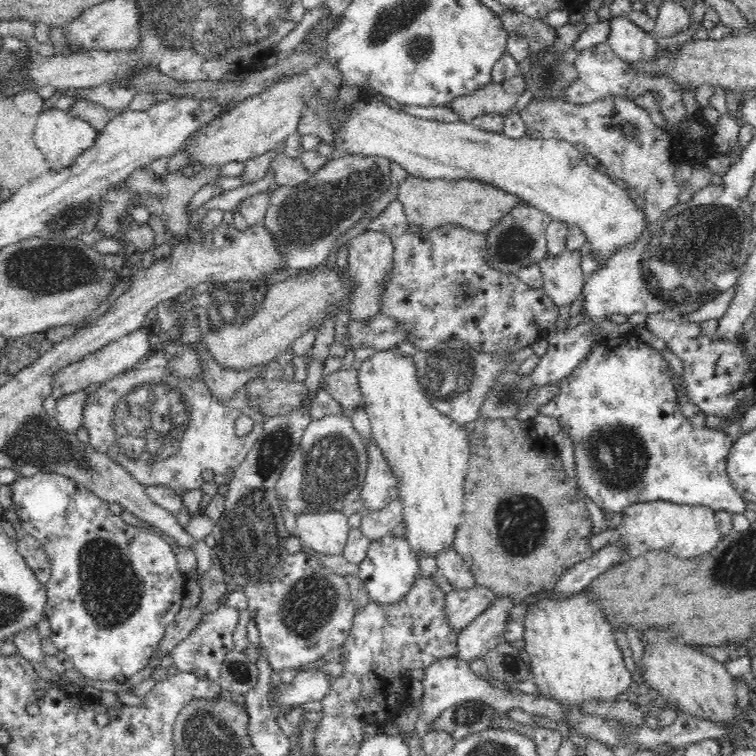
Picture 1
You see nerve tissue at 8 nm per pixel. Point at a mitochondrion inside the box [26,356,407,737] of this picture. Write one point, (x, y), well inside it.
(141, 424)

